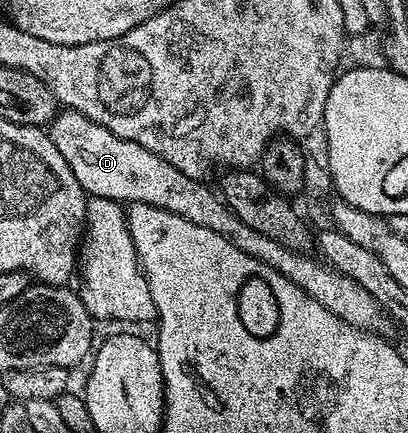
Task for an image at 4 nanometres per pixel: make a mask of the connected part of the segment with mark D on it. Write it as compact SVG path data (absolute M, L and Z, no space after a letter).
M73 108L58 111L47 128L51 142L55 142L55 150L63 154L67 166L71 166L71 174L79 178L79 186L89 196L111 198L118 202L130 204L150 204L156 208L167 210L171 214L179 214L179 218L187 218L187 222L195 222L195 226L207 226L215 234L219 234L227 242L231 242L250 261L258 260L266 264L276 275L282 276L288 283L302 288L307 295L315 298L326 313L338 316L342 325L350 324L358 328L361 334L381 334L391 325L391 318L371 298L359 282L347 278L336 268L311 260L311 256L300 252L292 252L287 246L267 238L267 234L259 234L259 230L251 230L225 205L216 191L208 188L205 180L187 178L183 170L175 170L171 162L159 158L151 150L131 142L127 138L119 138L119 134L111 134L107 126L99 126L99 122L91 122L83 114Z

